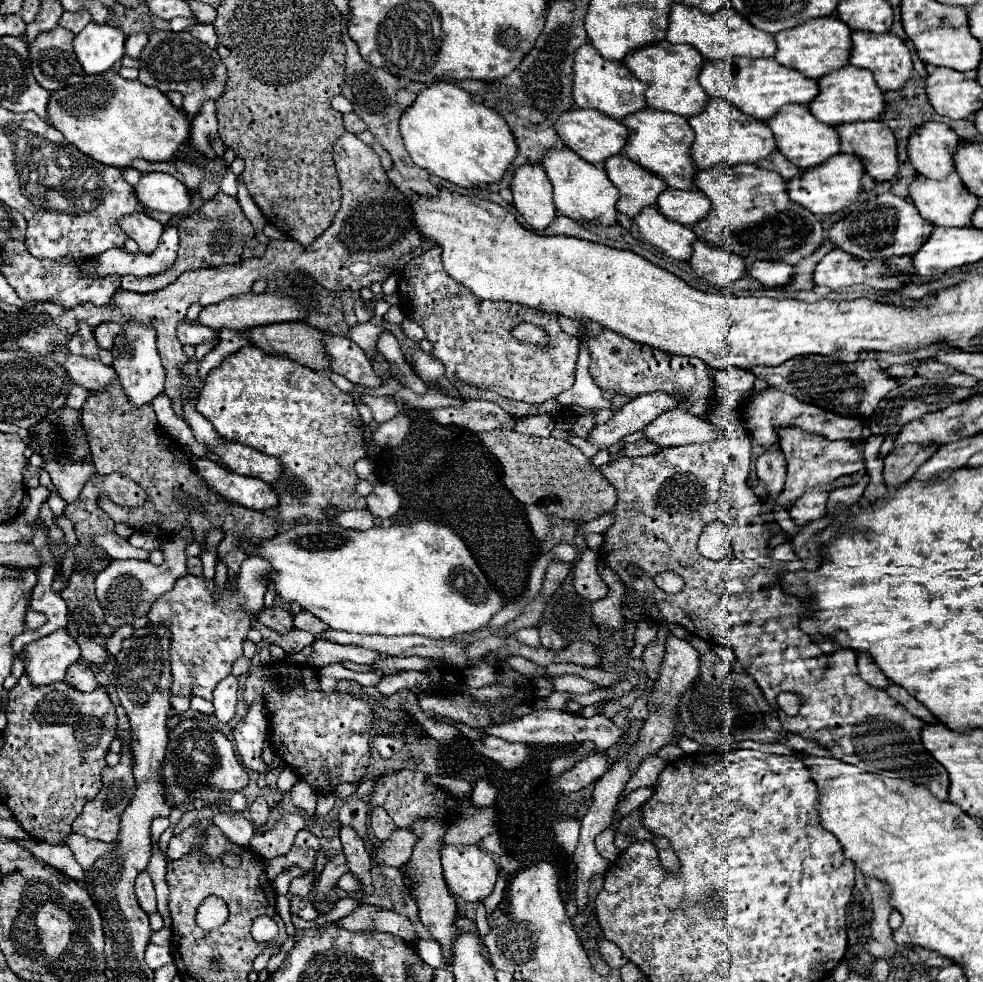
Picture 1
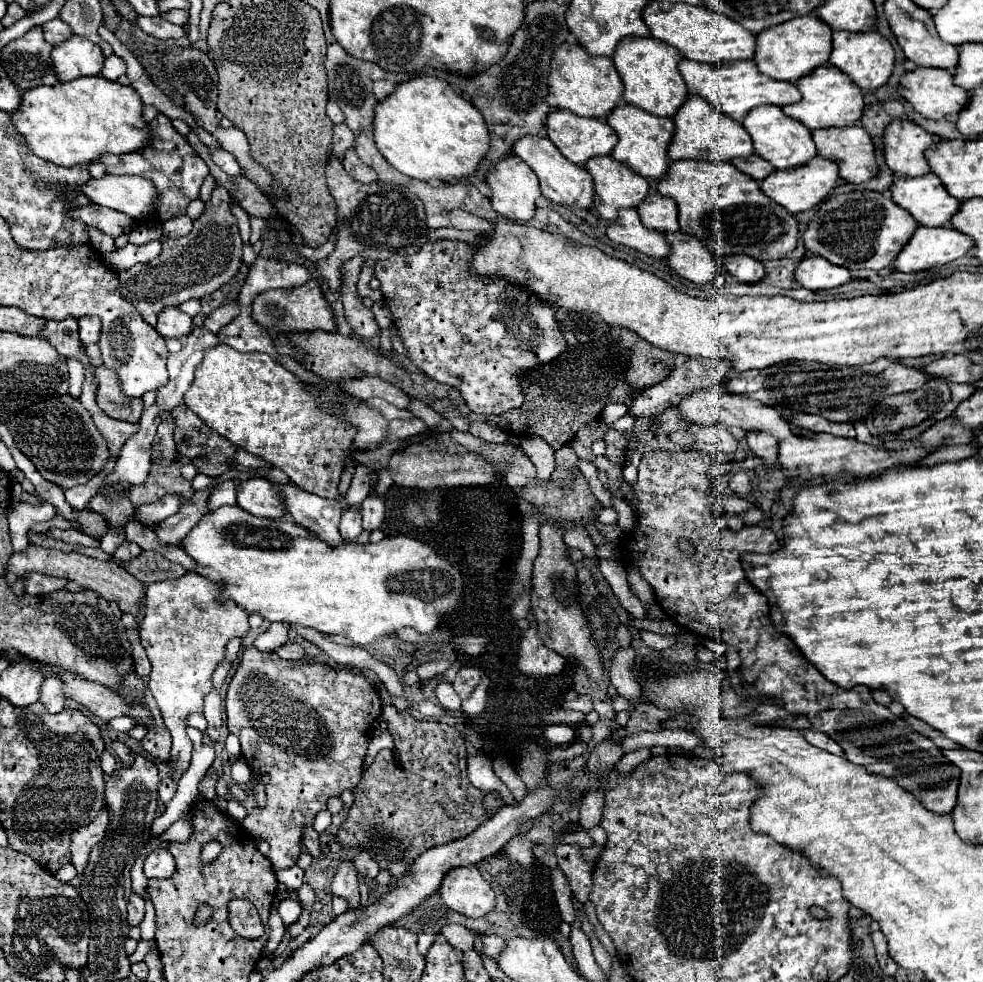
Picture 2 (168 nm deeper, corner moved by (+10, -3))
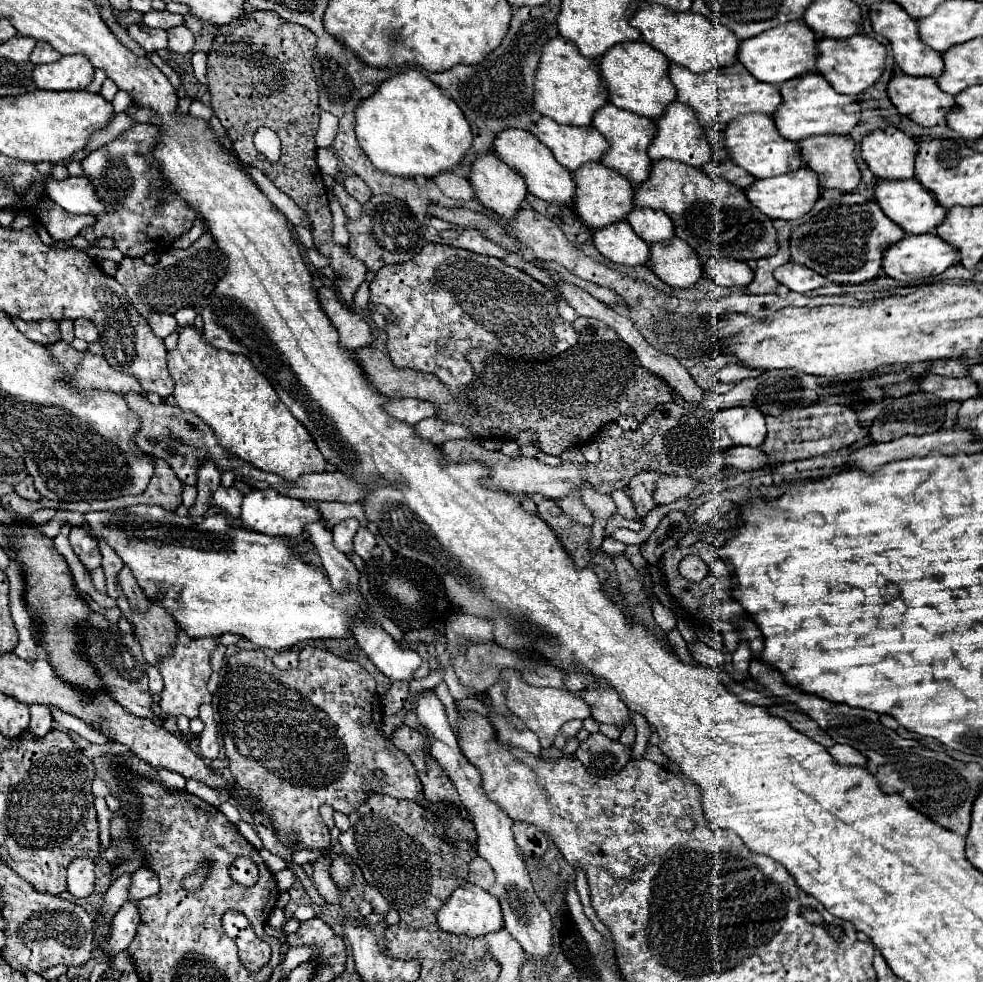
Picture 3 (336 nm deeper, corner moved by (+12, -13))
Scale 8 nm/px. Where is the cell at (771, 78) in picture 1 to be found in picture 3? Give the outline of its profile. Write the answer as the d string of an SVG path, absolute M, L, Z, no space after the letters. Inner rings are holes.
M675 63L669 65L669 77L673 85L677 87L677 101L689 105L695 109L697 119L701 125L727 125L739 115L747 113L775 113L783 105L783 97L775 85L767 85L763 81L757 81L747 73L747 69L741 63L735 63L731 67L723 69L711 69L707 73L691 73L685 67L679 67Z

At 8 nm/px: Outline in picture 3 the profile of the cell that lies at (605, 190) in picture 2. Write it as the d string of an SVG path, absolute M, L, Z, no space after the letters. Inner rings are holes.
M587 163L581 169L577 169L573 173L573 181L577 185L577 193L575 193L575 211L577 215L583 219L583 223L591 229L599 229L599 227L607 227L615 221L625 219L635 203L633 203L633 185L619 175L617 171L605 167L603 163Z

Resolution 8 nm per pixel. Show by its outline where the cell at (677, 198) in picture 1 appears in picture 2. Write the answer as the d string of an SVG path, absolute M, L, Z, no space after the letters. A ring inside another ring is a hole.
M649 193L645 201L639 203L637 213L641 217L641 223L649 229L661 229L663 233L675 233L679 229L677 225L677 205L673 199Z

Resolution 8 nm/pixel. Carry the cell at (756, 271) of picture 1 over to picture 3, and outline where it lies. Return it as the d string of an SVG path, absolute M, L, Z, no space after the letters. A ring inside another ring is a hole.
M719 257L719 259L709 259L705 263L705 273L719 285L725 287L747 287L755 273L753 269L745 263L745 261L735 261L735 259L727 259L727 257Z

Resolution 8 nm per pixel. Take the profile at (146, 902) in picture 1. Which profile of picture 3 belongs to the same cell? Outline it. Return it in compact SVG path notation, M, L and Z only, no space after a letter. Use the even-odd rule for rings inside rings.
M127 901L113 917L111 925L113 933L107 945L107 949L111 949L111 955L117 955L119 951L129 947L129 943L137 933L137 925L139 925L139 905L135 901Z

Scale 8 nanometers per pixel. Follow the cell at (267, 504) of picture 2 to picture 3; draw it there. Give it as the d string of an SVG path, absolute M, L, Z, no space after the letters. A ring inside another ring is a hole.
M253 489L249 491L245 497L243 497L243 507L241 507L241 521L245 527L249 529L255 529L259 533L265 533L265 535L279 535L279 537L297 537L303 533L303 527L307 523L313 523L321 519L319 511L313 509L313 507L307 507L305 503L301 503L299 499L291 499L291 497L285 497L281 493L277 493L275 489L267 489L267 491L261 491L261 489Z

